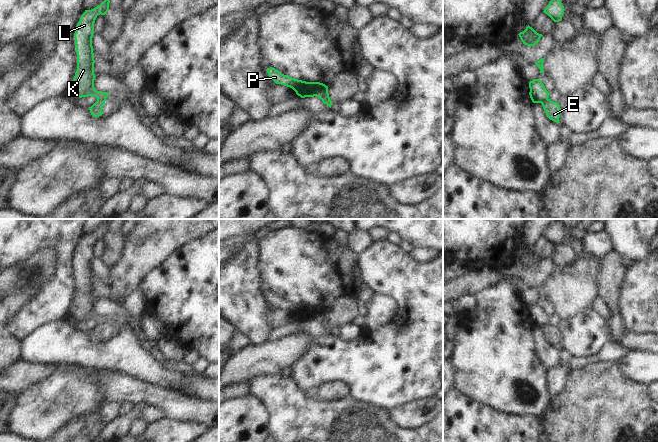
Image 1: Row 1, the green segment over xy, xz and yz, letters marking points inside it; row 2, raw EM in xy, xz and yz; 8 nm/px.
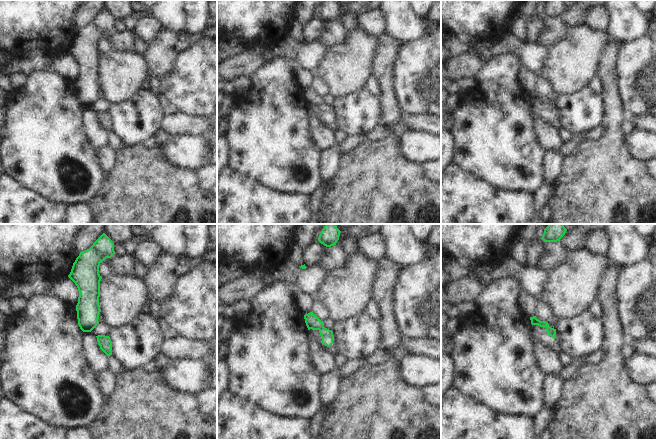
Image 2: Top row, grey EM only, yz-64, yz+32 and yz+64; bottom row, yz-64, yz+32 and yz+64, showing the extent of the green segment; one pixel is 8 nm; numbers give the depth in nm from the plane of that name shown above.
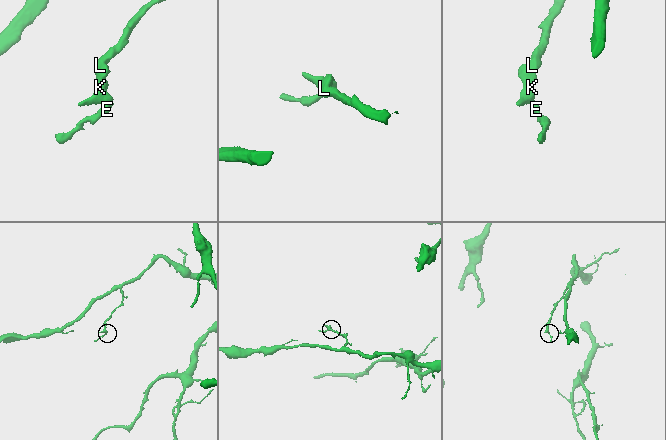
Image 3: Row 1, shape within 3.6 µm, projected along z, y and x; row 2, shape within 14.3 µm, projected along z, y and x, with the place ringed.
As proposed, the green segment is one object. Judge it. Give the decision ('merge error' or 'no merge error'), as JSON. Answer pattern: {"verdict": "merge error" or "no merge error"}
{"verdict": "merge error"}

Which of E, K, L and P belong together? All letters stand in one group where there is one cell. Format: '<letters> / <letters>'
E / K L P

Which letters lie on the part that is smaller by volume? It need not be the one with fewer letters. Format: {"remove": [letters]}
{"remove": ["E"]}

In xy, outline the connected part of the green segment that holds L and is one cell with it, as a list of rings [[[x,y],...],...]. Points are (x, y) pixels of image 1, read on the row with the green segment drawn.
[[[104,0],[97,7],[85,10],[76,26],[74,38],[77,53],[77,70],[71,84],[71,91],[79,98],[92,96],[97,99],[106,99],[109,96],[109,93],[97,91],[94,88],[96,76],[94,74],[95,60],[92,46],[95,20],[98,15],[105,15],[108,12],[109,3],[110,0]]]

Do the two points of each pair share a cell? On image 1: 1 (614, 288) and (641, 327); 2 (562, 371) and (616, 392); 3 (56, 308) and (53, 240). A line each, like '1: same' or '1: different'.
1: different
2: different
3: same

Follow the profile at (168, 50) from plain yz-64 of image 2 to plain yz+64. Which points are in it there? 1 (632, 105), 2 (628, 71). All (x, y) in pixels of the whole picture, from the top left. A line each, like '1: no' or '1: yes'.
1: no
2: no

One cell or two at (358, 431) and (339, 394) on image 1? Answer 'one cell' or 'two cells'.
two cells

